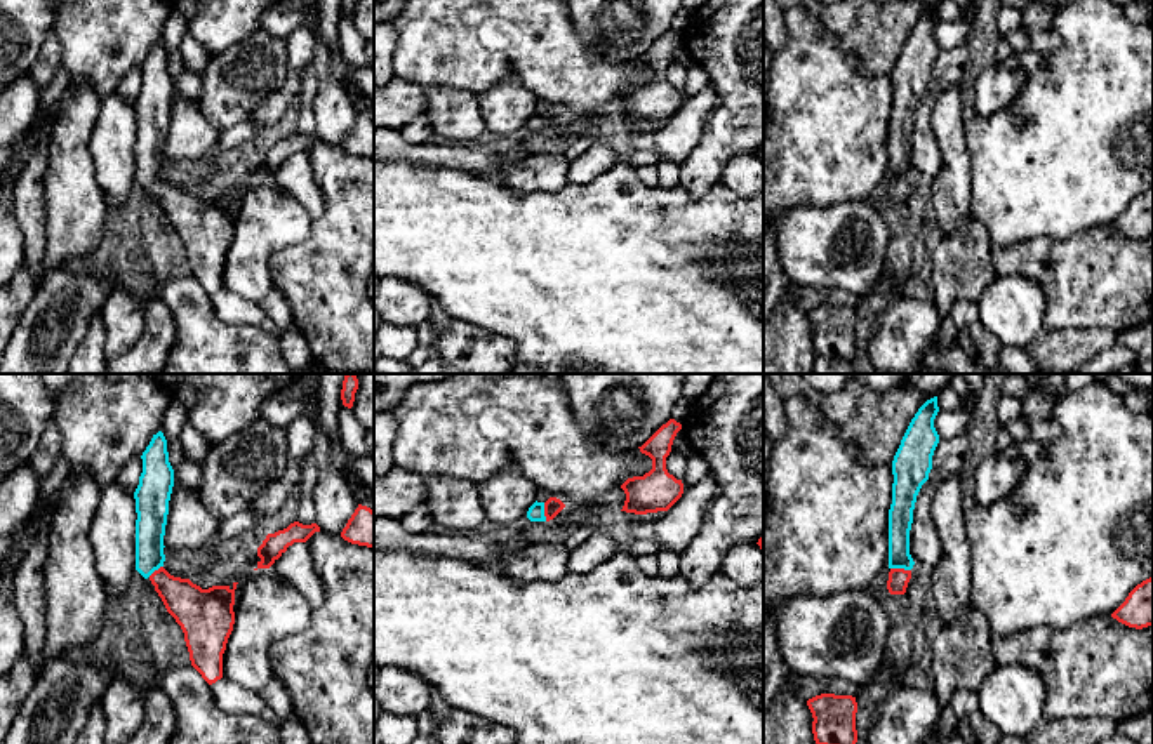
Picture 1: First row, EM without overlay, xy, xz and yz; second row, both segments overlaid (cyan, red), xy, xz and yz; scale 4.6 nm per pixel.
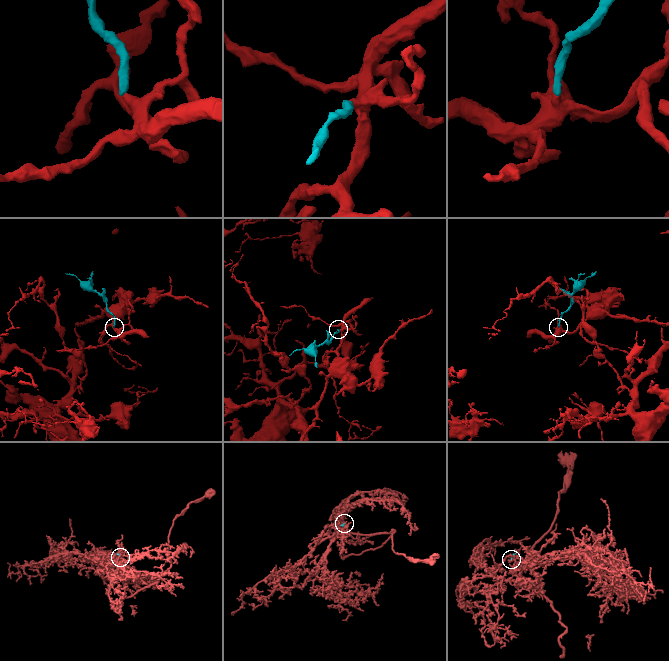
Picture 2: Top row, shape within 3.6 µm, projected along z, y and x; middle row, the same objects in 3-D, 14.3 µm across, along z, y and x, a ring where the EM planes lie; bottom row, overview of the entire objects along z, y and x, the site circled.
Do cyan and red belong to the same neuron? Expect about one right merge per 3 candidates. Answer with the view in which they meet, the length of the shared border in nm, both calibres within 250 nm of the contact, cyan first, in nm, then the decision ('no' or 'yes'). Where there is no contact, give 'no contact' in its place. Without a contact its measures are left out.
contact in yz; length 100 nm; calibres 110 and 100 nm; yes

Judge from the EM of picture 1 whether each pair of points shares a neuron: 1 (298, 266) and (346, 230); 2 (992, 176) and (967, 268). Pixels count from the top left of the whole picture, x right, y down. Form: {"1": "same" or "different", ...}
{"1": "same", "2": "different"}

